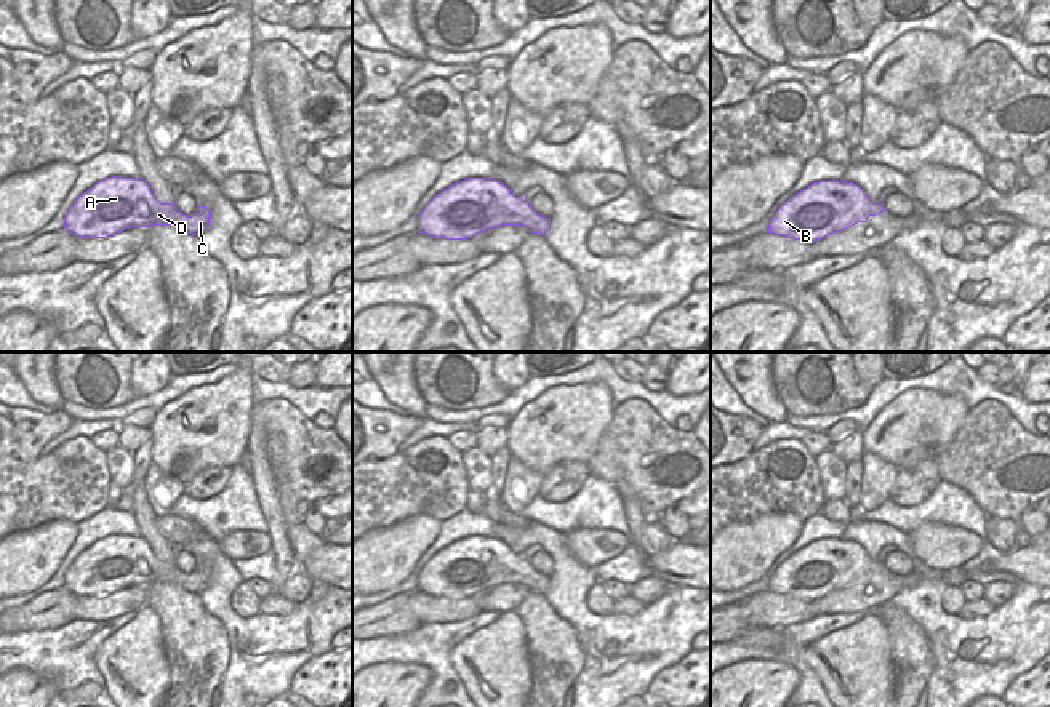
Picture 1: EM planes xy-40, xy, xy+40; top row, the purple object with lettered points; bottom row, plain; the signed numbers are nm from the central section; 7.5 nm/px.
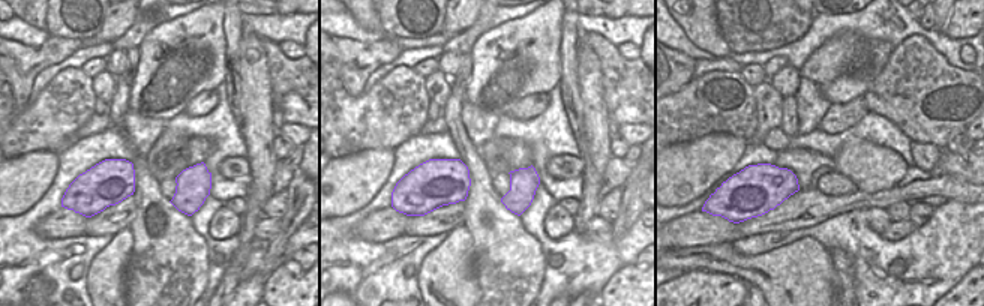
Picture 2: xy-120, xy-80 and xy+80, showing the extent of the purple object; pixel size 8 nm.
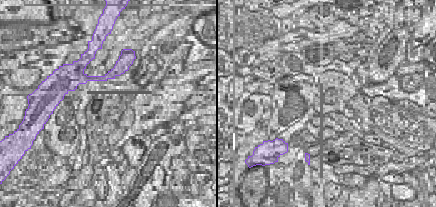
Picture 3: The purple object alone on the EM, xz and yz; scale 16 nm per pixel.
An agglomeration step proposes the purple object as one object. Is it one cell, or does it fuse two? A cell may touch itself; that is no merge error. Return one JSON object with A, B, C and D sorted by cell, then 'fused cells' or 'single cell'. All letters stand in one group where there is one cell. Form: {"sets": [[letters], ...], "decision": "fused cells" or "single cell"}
{"sets": [["A", "B", "C", "D"]], "decision": "single cell"}

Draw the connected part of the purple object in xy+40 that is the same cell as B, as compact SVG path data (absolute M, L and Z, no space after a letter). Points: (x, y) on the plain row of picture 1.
M820 539L792 553L773 573L768 592L816 600L885 569L853 541Z

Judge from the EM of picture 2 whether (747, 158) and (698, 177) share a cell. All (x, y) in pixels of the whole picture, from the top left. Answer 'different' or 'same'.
different

